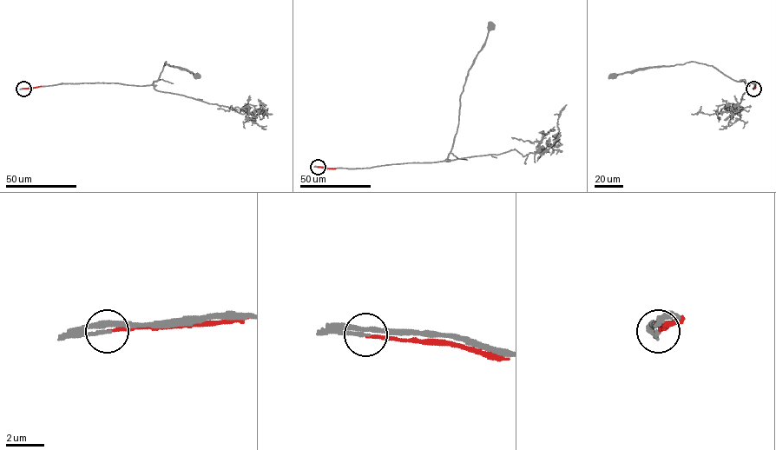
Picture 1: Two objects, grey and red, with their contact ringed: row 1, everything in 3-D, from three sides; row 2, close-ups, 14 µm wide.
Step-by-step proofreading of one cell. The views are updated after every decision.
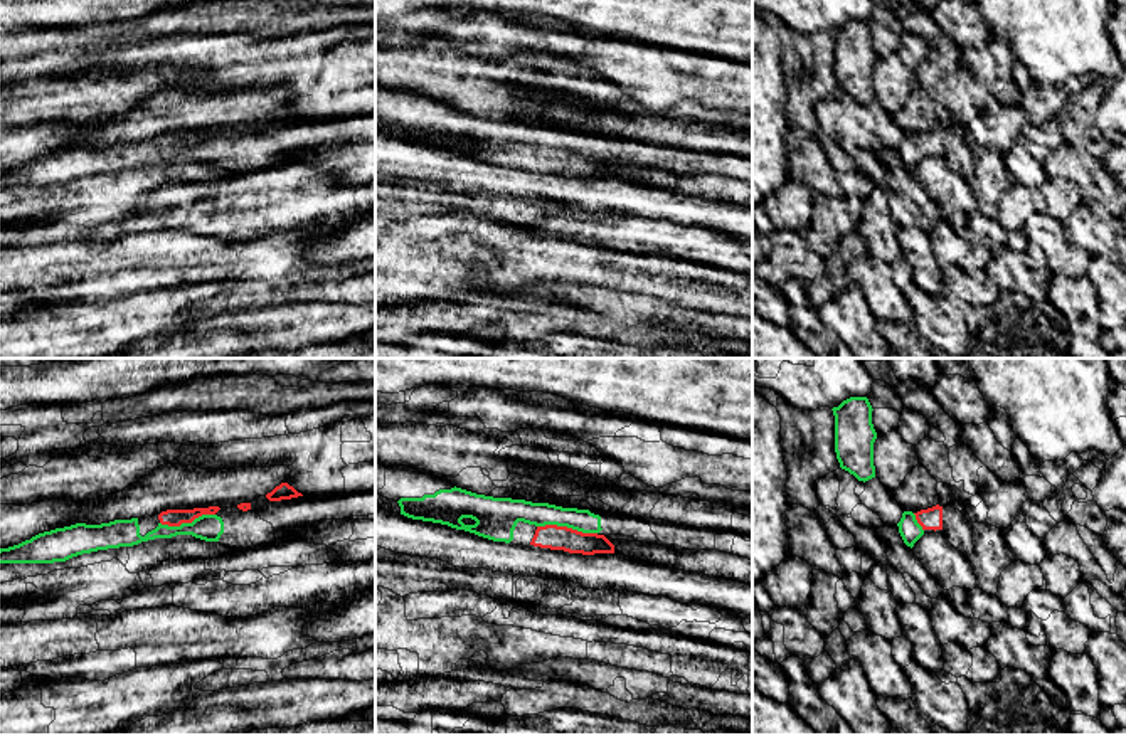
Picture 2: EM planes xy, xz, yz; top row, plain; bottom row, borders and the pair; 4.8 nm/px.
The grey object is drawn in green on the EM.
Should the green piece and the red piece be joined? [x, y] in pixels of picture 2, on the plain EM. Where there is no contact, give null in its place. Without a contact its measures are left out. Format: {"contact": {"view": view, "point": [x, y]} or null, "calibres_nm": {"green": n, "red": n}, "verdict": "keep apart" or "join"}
{"contact": {"view": "xz", "point": [568, 150]}, "calibres_nm": {"green": 110, "red": 120}, "verdict": "keep apart"}

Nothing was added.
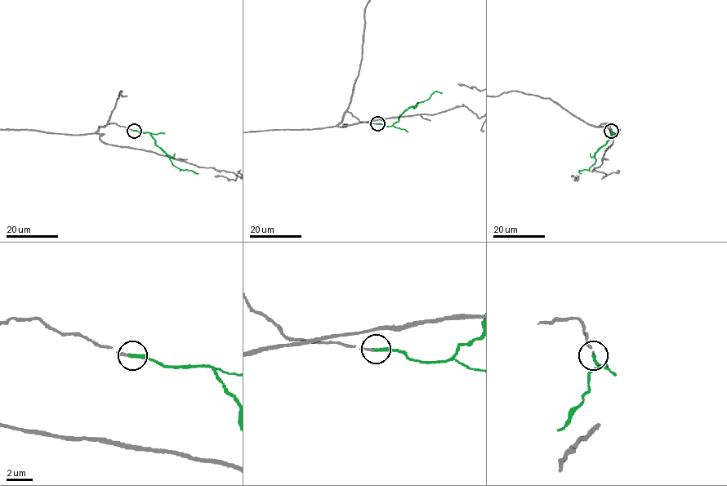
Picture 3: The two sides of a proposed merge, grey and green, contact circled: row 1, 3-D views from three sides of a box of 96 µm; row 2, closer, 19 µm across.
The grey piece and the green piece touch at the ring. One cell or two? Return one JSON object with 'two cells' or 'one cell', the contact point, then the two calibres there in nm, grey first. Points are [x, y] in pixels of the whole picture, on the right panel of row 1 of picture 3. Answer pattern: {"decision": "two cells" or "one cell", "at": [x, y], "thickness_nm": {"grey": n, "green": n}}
{"decision": "one cell", "at": [611, 131], "thickness_nm": {"grey": 140, "green": 240}}

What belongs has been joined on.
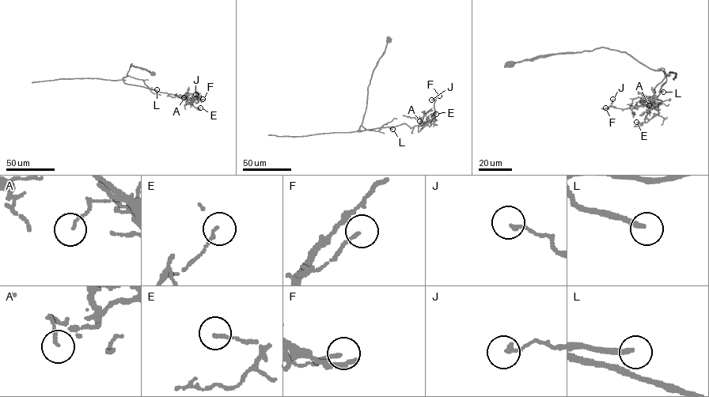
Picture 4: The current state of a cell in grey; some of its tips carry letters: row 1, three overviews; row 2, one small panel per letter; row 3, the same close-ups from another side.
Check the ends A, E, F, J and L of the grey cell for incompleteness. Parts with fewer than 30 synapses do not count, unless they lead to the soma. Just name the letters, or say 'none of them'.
L

